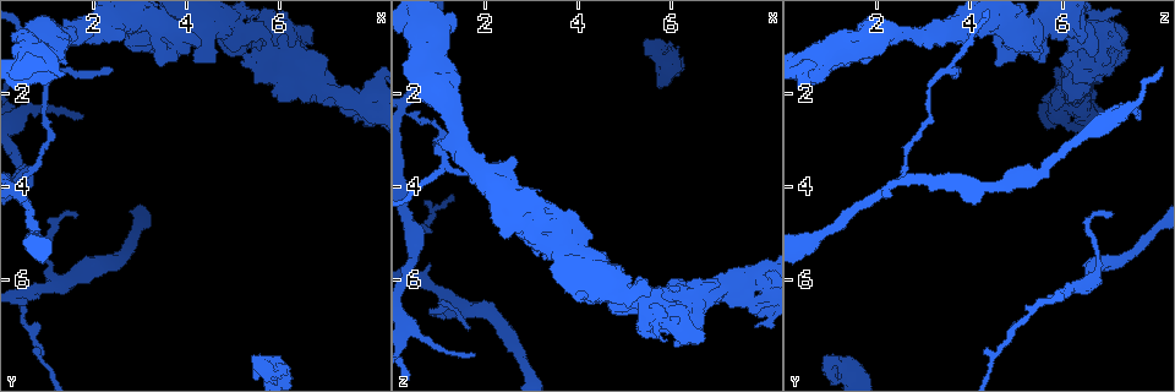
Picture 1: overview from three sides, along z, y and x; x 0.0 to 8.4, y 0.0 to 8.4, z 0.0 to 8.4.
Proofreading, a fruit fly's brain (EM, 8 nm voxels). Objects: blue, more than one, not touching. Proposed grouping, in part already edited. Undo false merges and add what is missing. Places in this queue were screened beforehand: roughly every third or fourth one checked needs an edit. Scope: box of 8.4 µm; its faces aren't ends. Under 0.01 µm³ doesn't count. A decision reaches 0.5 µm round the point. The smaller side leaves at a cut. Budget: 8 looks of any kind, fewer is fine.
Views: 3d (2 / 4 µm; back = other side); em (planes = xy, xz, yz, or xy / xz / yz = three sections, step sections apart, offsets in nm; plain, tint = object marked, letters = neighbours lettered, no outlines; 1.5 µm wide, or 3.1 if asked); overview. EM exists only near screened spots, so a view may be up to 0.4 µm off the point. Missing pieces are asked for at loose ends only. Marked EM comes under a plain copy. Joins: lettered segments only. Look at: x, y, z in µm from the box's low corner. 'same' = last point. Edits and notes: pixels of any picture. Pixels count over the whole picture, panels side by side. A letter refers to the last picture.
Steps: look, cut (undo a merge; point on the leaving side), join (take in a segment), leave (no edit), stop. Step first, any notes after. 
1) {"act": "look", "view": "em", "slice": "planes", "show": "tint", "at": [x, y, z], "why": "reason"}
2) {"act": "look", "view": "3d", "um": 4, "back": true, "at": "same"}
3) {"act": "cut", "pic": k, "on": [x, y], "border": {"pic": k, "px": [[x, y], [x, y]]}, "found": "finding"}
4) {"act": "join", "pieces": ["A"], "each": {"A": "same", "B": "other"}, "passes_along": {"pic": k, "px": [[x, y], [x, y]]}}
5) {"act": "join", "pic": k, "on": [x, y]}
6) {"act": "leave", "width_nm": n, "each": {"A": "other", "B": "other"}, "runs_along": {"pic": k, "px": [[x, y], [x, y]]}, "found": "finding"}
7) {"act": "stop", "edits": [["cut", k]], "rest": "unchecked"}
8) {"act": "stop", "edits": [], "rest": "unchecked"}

{"act": "look", "view": "3d", "um": 4, "at": [1.10, 1.45, 0.65], "why": "sharp bend"}

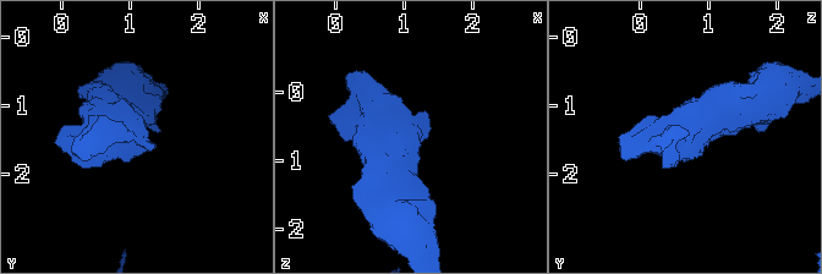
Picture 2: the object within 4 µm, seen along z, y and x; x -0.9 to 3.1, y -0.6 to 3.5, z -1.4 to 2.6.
{"act": "look", "view": "em", "slice": "planes", "show": "letters", "at": [1.05, 1.40, 0.60], "arm_widths_nm": [380, 480], "why": "shape alone is not enough"}

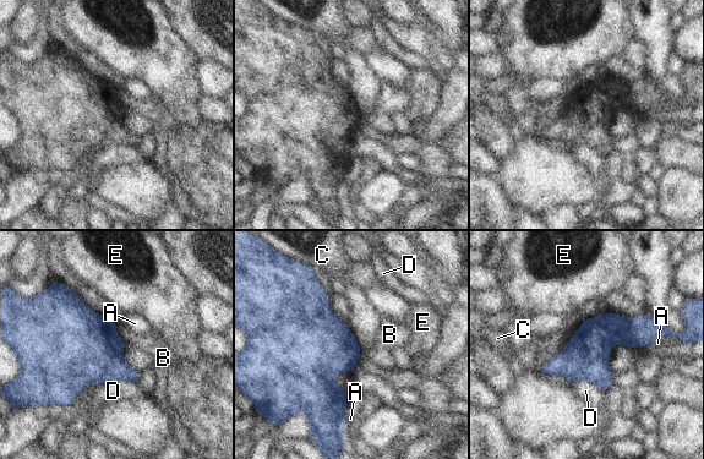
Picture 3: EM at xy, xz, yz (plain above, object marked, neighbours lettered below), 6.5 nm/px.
{"act": "leave", "width_nm": 300, "each": {"A": "other", "B": "other", "C": "other", "D": "other", "E": "other"}, "found": "all the same neuron"}

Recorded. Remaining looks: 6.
{"act": "look", "view": "em", "slice": "xz", "step": 4, "show": "tint", "at": [1.10, 1.55, 3.50], "why": "arms part here"}

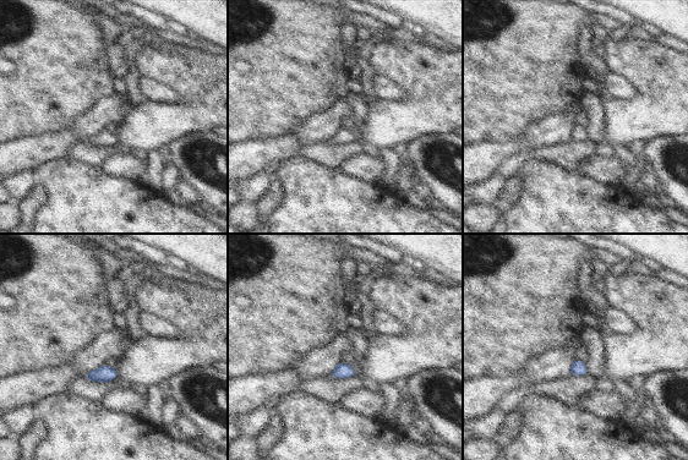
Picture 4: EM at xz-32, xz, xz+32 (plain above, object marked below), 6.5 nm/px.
{"act": "look", "view": "em", "slice": "planes", "show": "letters", "at": "same", "why": "cut it another way"}

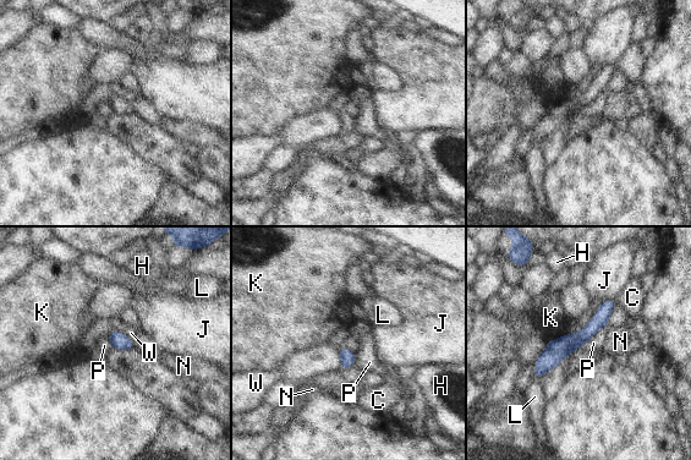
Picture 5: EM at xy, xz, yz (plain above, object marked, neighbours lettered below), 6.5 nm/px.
{"act": "leave", "each": {"C": "other", "H": "other", "J": "other", "K": "other", "L": "other", "N": "other", "P": "other", "W": "other"}, "runs_along": {"pic": 5, "px": [[612, 304], [537, 372]]}, "found": "continuous, no second neuron"}

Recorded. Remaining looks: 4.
{"act": "look", "view": "3d", "um": 4, "at": [1.80, 2.50, 7.55], "why": "branch stops here"}

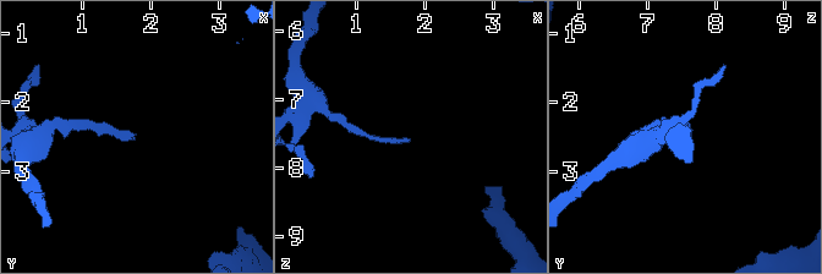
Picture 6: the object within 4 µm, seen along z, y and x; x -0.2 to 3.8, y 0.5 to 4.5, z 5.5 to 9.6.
{"act": "look", "view": "em", "slice": "xz", "step": 8, "show": "letters", "at": [1.80, 2.50, 7.60], "why": "shape alone is not enough"}

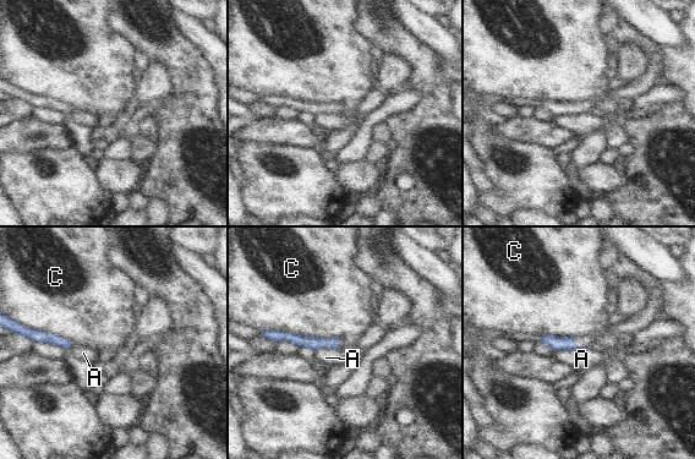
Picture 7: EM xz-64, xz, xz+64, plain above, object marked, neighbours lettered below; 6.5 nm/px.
{"act": "look", "view": "em", "slice": "planes", "show": "letters", "at": "same"}

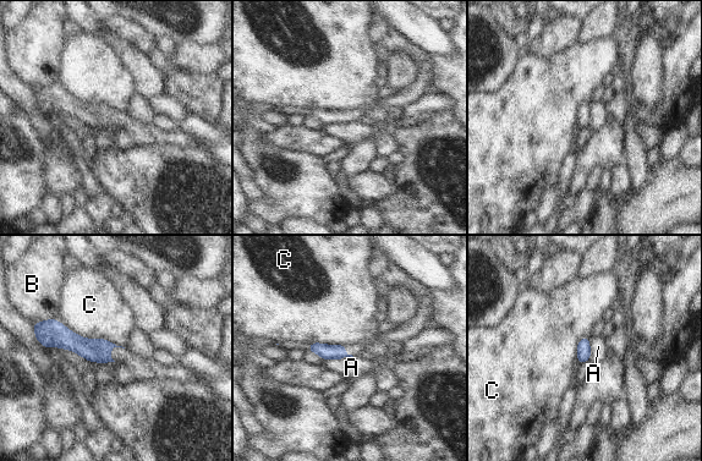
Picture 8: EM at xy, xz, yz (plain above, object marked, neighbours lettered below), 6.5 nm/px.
{"act": "leave", "width_nm": 90, "longest_contact_nm": ["C", 500], "each": {"A": "other", "B": "other", "C": "other"}, "found": "none of them fits"}

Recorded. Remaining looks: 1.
{"act": "stop", "edits": [], "rest": "unchecked"}

